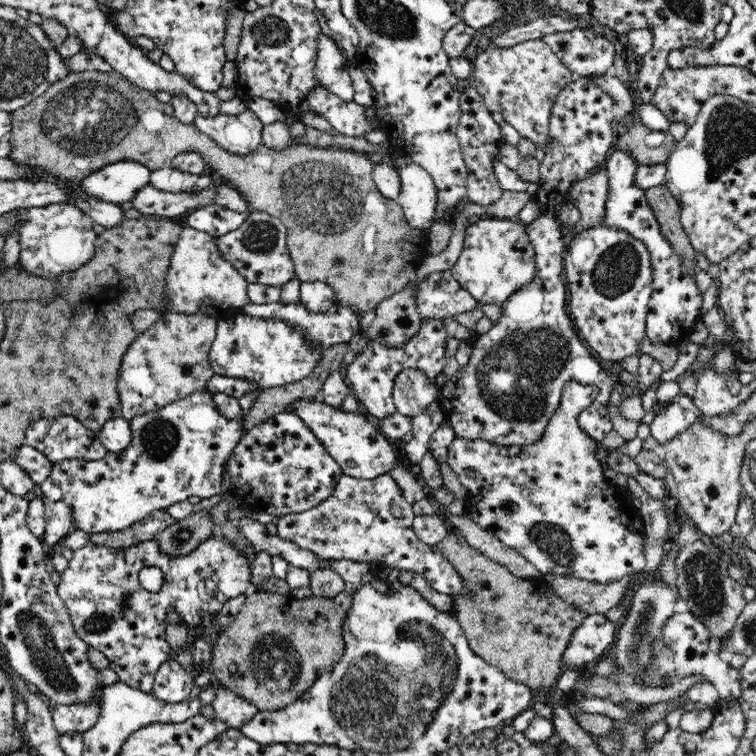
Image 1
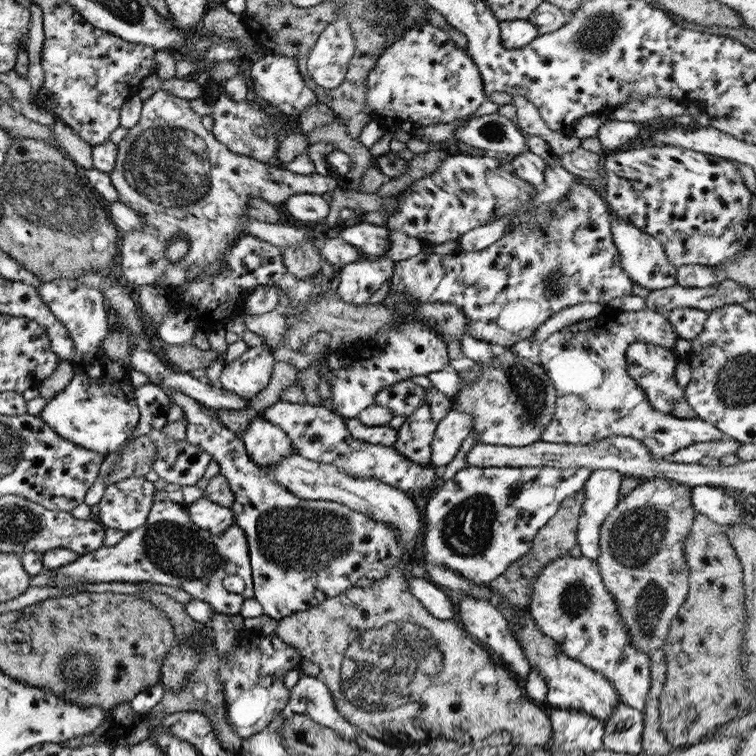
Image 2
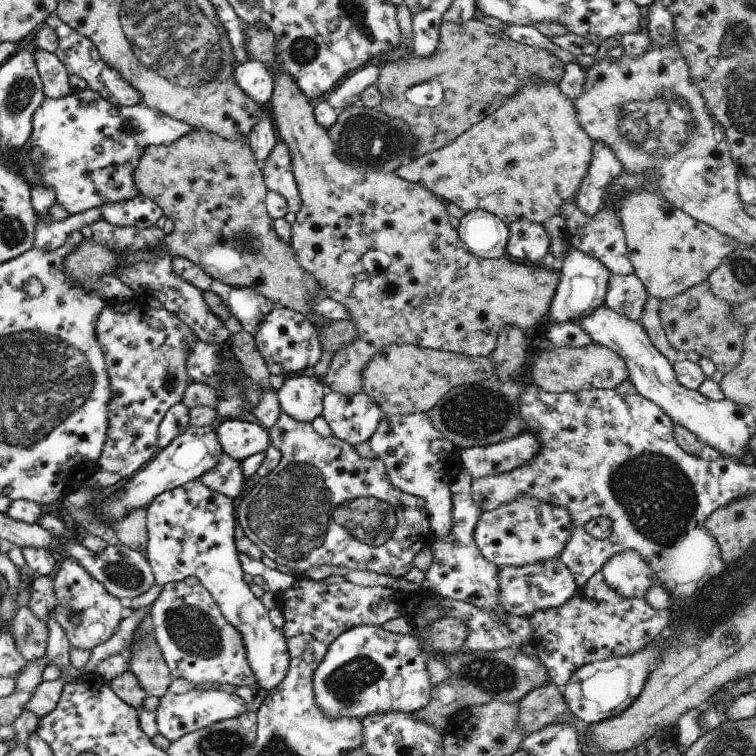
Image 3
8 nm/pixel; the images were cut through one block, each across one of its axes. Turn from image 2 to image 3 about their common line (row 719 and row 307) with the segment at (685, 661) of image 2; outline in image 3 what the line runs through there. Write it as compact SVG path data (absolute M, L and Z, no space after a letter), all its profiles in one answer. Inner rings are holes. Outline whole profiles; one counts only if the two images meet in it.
M707 281L700 282L670 299L661 299L658 310L663 334L671 348L683 355L687 352L697 352L711 360L715 370L722 374L737 366L737 358L741 358L743 346L741 338L747 325L729 320L731 305L723 302L709 290Z

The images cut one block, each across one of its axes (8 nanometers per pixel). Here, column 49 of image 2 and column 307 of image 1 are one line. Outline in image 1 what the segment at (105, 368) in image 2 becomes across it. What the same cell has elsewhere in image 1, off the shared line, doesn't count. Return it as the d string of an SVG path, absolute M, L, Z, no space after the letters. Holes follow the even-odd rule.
M301 281L298 301L310 314L324 314L337 303L334 289L322 281ZM314 398L296 400L285 408L285 412L302 420L347 476L378 478L380 474L389 473L396 463L396 454L388 441L388 436L380 430L376 421L362 411L344 412L340 407L329 406Z

